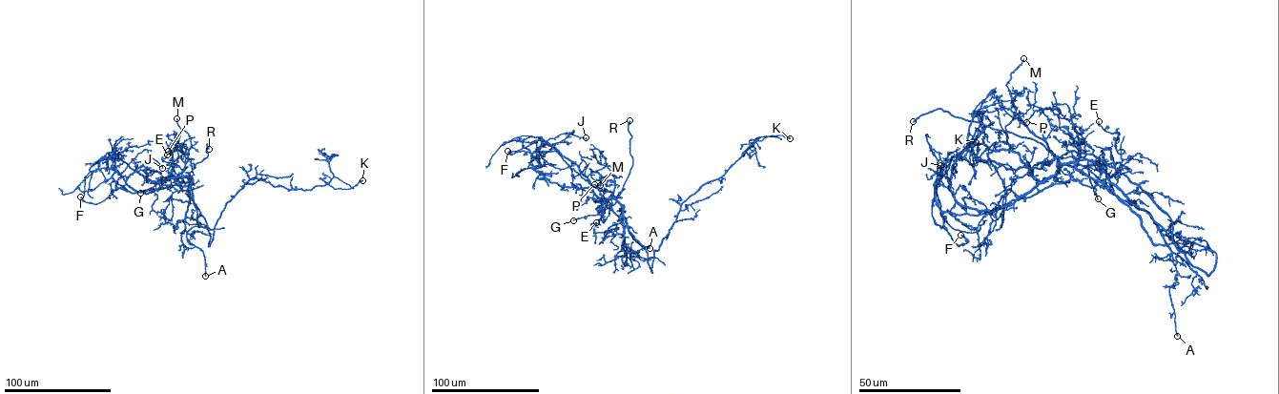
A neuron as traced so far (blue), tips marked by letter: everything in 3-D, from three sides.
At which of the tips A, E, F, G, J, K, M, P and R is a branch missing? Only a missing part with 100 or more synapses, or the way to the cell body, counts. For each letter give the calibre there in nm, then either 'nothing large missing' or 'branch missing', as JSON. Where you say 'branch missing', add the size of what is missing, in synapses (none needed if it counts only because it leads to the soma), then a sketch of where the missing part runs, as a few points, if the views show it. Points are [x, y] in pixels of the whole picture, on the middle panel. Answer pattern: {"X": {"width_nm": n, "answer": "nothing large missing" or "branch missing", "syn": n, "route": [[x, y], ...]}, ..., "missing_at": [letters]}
{"A": {"width_nm": 260, "answer": "nothing large missing"}, "E": {"width_nm": 150, "answer": "nothing large missing"}, "F": {"width_nm": 550, "answer": "nothing large missing"}, "G": {"width_nm": 170, "answer": "nothing large missing"}, "J": {"width_nm": 110, "answer": "nothing large missing"}, "K": {"width_nm": 550, "answer": "nothing large missing"}, "M": {"width_nm": 170, "answer": "nothing large missing"}, "P": {"width_nm": 100, "answer": "nothing large missing"}, "R": {"width_nm": 320, "answer": "branch missing"}, "missing_at": ["R"]}

